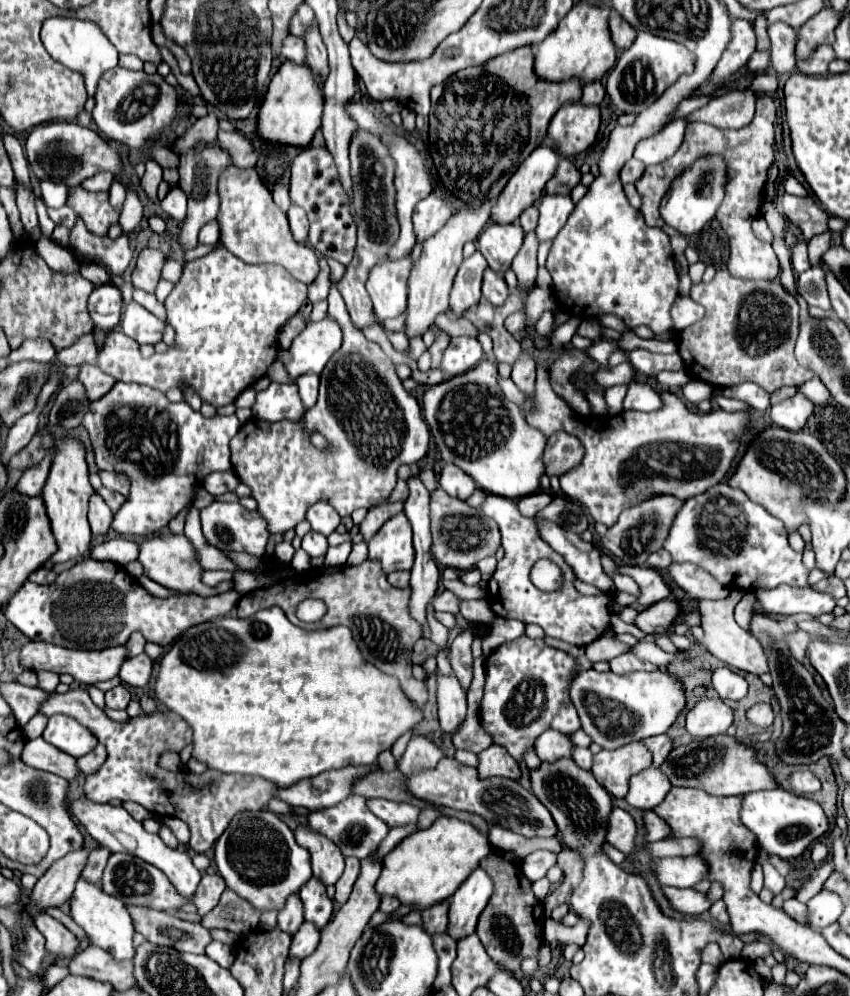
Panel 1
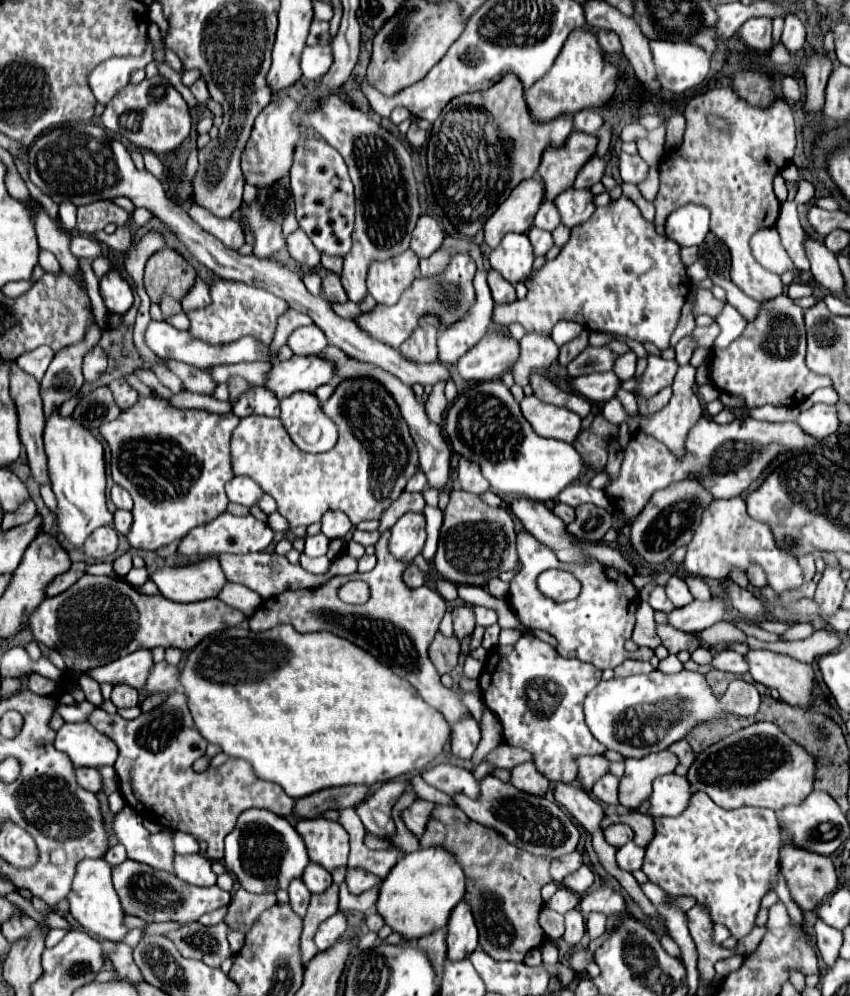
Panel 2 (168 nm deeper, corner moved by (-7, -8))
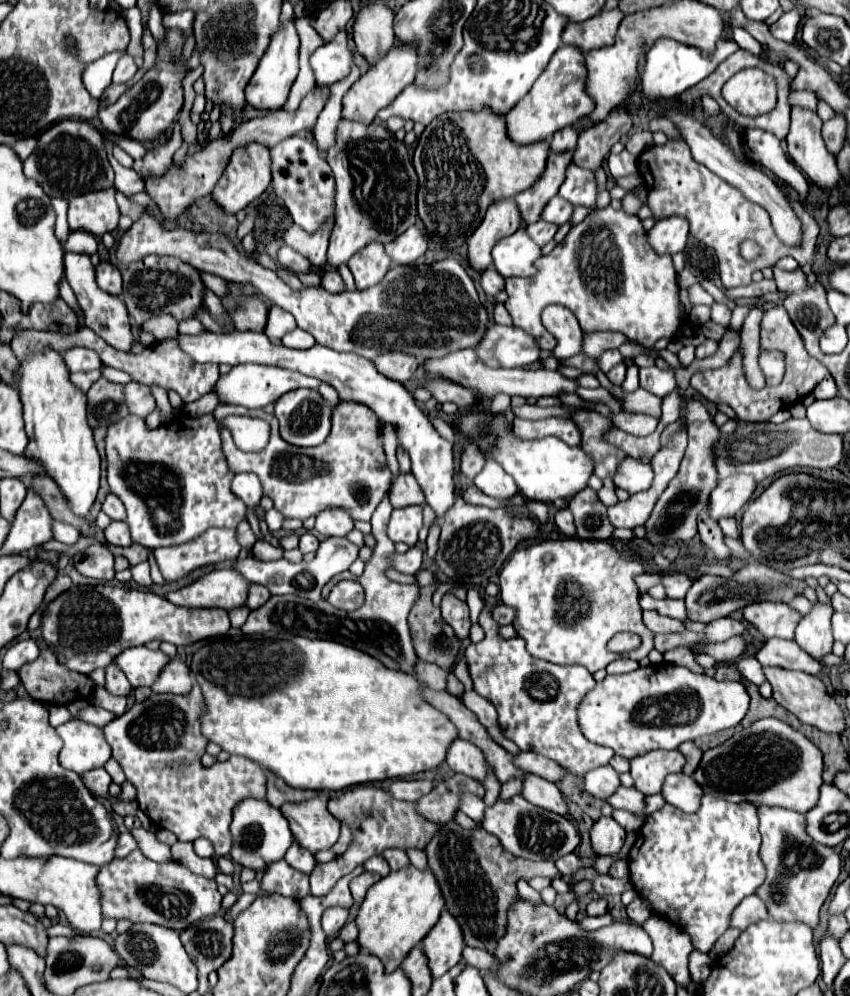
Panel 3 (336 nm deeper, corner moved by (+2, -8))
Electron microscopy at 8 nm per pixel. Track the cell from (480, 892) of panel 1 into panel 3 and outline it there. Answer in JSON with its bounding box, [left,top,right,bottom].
[423,910,463,978]

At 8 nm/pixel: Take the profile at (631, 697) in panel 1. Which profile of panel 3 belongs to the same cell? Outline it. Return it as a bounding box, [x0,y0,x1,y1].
[579,662,749,760]

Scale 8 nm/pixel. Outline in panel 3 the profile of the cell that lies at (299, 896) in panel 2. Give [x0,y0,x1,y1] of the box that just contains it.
[261,860,309,898]

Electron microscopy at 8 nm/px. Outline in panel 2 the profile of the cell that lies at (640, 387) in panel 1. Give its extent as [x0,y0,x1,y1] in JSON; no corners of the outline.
[622,354,678,400]

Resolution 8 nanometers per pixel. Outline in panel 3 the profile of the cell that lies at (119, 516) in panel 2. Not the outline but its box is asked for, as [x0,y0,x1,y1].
[105,522,133,548]

